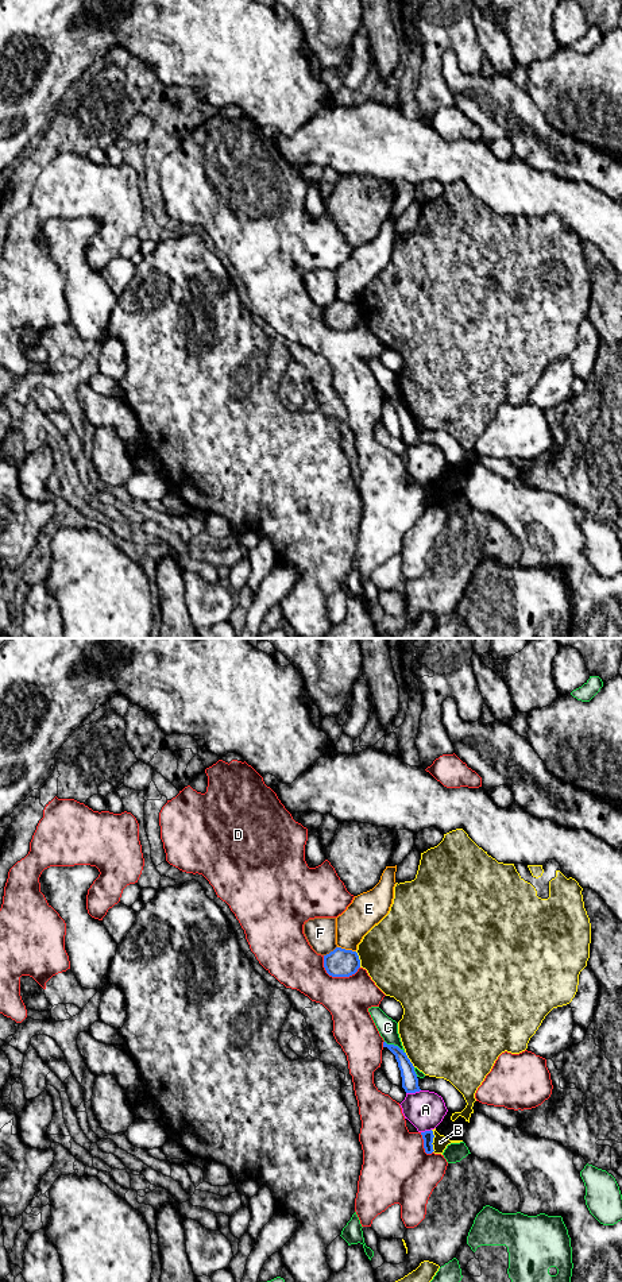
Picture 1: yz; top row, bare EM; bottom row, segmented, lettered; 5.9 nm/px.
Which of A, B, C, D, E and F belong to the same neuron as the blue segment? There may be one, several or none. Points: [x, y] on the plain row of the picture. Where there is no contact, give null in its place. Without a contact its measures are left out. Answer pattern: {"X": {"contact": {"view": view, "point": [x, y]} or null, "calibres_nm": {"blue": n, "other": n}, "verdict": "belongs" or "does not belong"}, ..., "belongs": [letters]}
{"A": {"contact": {"view": "yz", "point": [413, 444]}, "calibres_nm": {"blue": 100, "other": 220}, "verdict": "does not belong"}, "B": {"contact": {"view": "yz", "point": [432, 493]}, "calibres_nm": {"blue": 70, "other": 90}, "verdict": "does not belong"}, "C": {"contact": {"view": "yz", "point": [393, 397]}, "calibres_nm": {"blue": 100, "other": 120}, "verdict": "does not belong"}, "D": {"contact": {"view": "yz", "point": [336, 328]}, "calibres_nm": {"blue": 170, "other": 280}, "verdict": "does not belong"}, "E": {"contact": {"view": "yz", "point": [347, 302]}, "calibres_nm": {"blue": 170, "other": 190}, "verdict": "does not belong"}, "F": {"contact": {"view": "yz", "point": [331, 304]}, "calibres_nm": {"blue": 170, "other": 180}, "verdict": "does not belong"}, "belongs": []}

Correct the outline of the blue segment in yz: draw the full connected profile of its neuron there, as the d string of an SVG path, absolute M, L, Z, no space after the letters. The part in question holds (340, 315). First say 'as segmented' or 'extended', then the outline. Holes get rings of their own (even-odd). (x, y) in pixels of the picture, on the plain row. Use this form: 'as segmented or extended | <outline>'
as segmented | M336 300L324 308L324 320L332 329L349 329L360 320L360 312L356 304Z

